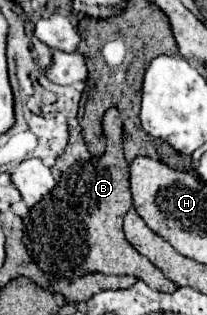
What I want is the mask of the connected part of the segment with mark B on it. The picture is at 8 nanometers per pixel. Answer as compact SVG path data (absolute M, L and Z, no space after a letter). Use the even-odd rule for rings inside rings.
M109 108L103 116L103 134L107 138L107 150L101 158L87 154L87 146L81 132L69 128L69 144L63 156L57 158L51 168L55 176L55 188L35 204L25 224L23 244L29 250L33 262L51 278L79 278L85 274L101 272L111 276L131 274L143 280L149 288L161 292L175 292L177 286L163 276L145 256L141 256L123 236L123 216L133 208L129 194L129 164L123 158L123 122L117 108Z

